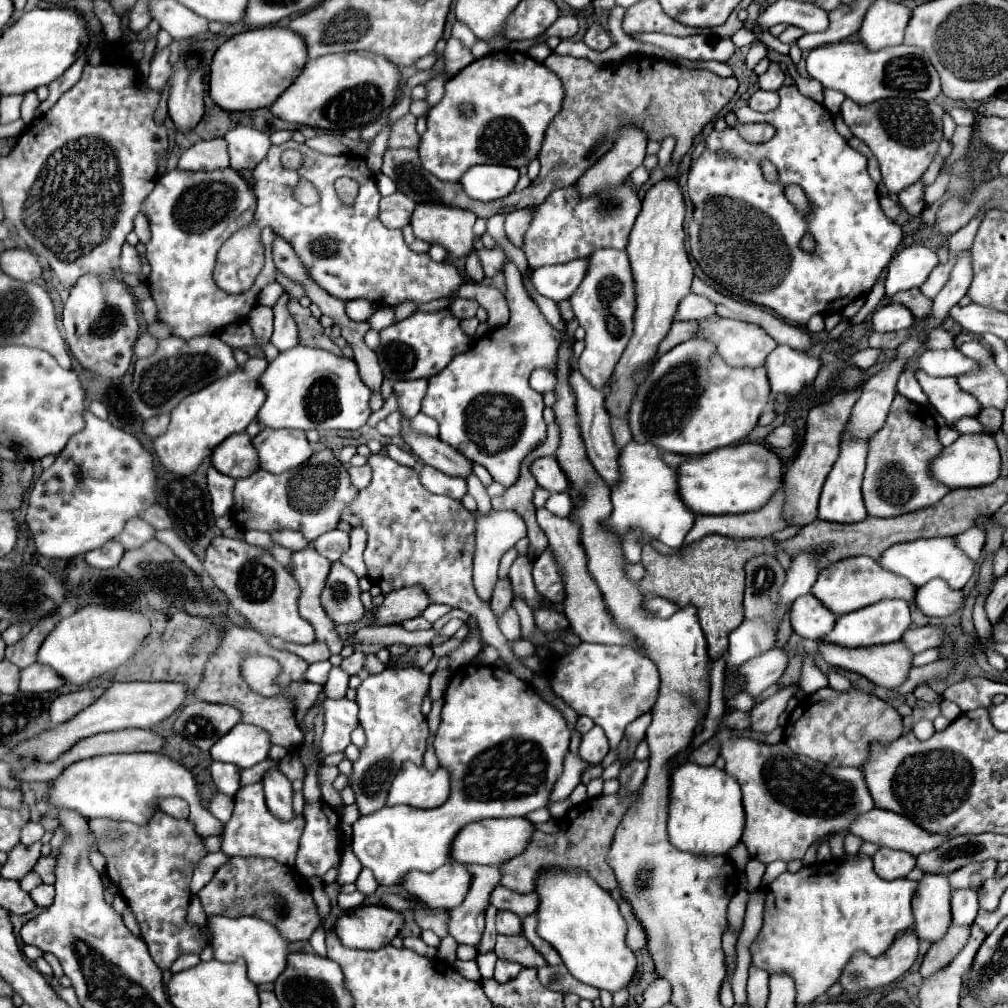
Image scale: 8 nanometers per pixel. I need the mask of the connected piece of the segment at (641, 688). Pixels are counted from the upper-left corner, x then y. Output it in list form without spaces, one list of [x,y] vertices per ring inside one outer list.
[[[582,642],[570,654],[562,656],[560,666],[552,676],[554,692],[572,706],[578,714],[584,714],[600,726],[610,742],[610,754],[602,760],[602,766],[610,766],[616,760],[616,748],[624,736],[624,728],[640,714],[652,710],[660,686],[660,676],[654,662],[648,662],[640,650],[632,646],[606,646]]]

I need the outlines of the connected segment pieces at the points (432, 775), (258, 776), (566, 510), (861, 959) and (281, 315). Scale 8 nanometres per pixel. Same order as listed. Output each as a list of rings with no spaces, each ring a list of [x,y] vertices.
[[[404,762],[396,774],[388,802],[408,804],[414,808],[436,808],[450,796],[448,770],[438,766],[436,772],[428,772],[424,764]]]
[[[268,758],[268,760],[264,760],[264,762],[252,766],[252,768],[242,770],[242,786],[246,786],[246,784],[254,784],[254,782],[260,782],[260,780],[264,778],[264,774],[266,774],[270,768],[274,768],[274,766],[278,766],[278,762]]]
[[[560,492],[560,494],[552,494],[546,502],[546,508],[550,512],[554,512],[556,516],[568,516],[572,510],[572,500],[568,492]]]
[[[908,930],[904,936],[896,938],[894,944],[882,956],[878,956],[878,958],[870,958],[866,952],[856,952],[848,960],[848,964],[844,966],[838,982],[840,982],[840,986],[842,986],[842,990],[846,994],[872,992],[872,990],[878,990],[878,988],[894,984],[902,974],[906,974],[912,968],[916,958],[918,958],[918,938],[916,938],[914,930]]]
[[[282,292],[272,310],[274,310],[274,334],[270,342],[278,350],[294,348],[298,344],[298,326],[288,312],[288,292]]]

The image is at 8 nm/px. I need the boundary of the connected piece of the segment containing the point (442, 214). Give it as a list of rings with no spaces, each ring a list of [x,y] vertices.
[[[422,202],[416,204],[416,210],[412,214],[412,228],[416,238],[430,242],[430,244],[442,244],[452,258],[462,258],[472,252],[472,242],[474,242],[474,232],[472,226],[476,222],[476,214],[470,214],[468,210],[454,208],[448,204],[440,202]]]

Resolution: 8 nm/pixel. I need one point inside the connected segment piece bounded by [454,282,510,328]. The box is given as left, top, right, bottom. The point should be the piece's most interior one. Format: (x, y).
(491, 299)

